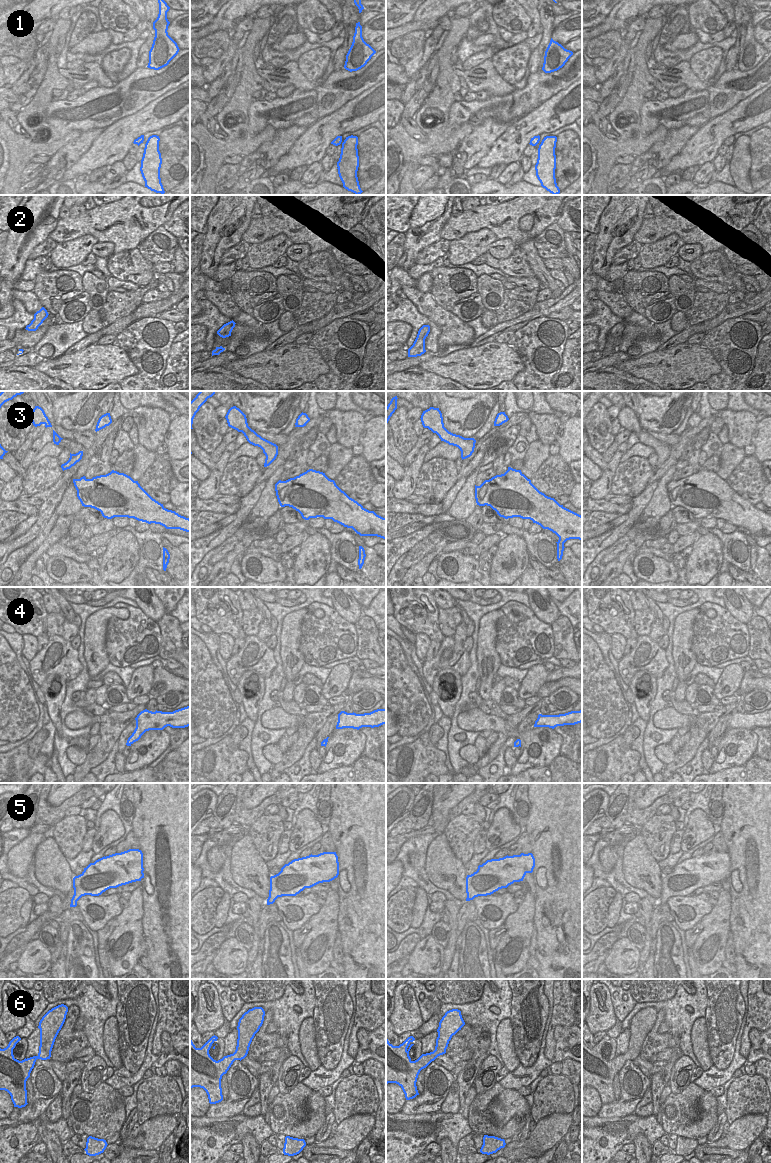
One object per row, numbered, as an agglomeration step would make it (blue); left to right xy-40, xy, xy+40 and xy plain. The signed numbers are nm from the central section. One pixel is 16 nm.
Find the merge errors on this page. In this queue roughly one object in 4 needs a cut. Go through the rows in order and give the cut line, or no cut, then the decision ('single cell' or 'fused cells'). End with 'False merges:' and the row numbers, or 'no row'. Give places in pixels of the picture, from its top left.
1: no cut; single cell
2: no cut; single cell
3: no cut; single cell
4: no cut; single cell
5: no cut; single cell
6: no cut; single cell
False merges: no row

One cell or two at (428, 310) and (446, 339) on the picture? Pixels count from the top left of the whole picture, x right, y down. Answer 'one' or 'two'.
one

